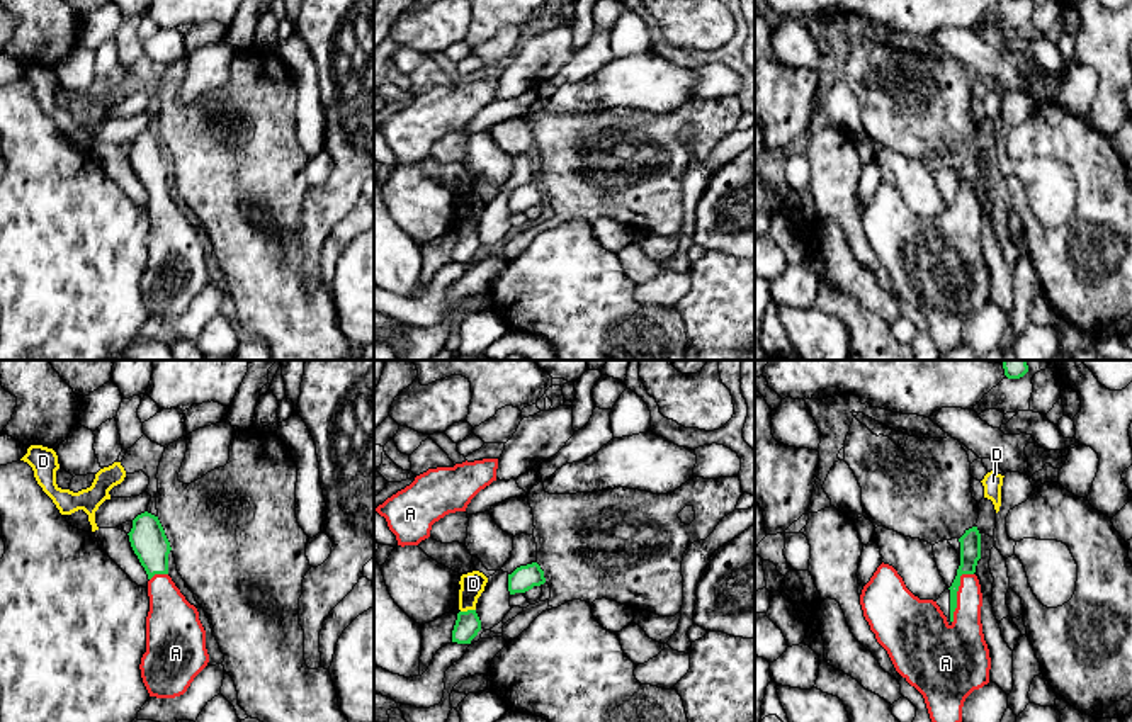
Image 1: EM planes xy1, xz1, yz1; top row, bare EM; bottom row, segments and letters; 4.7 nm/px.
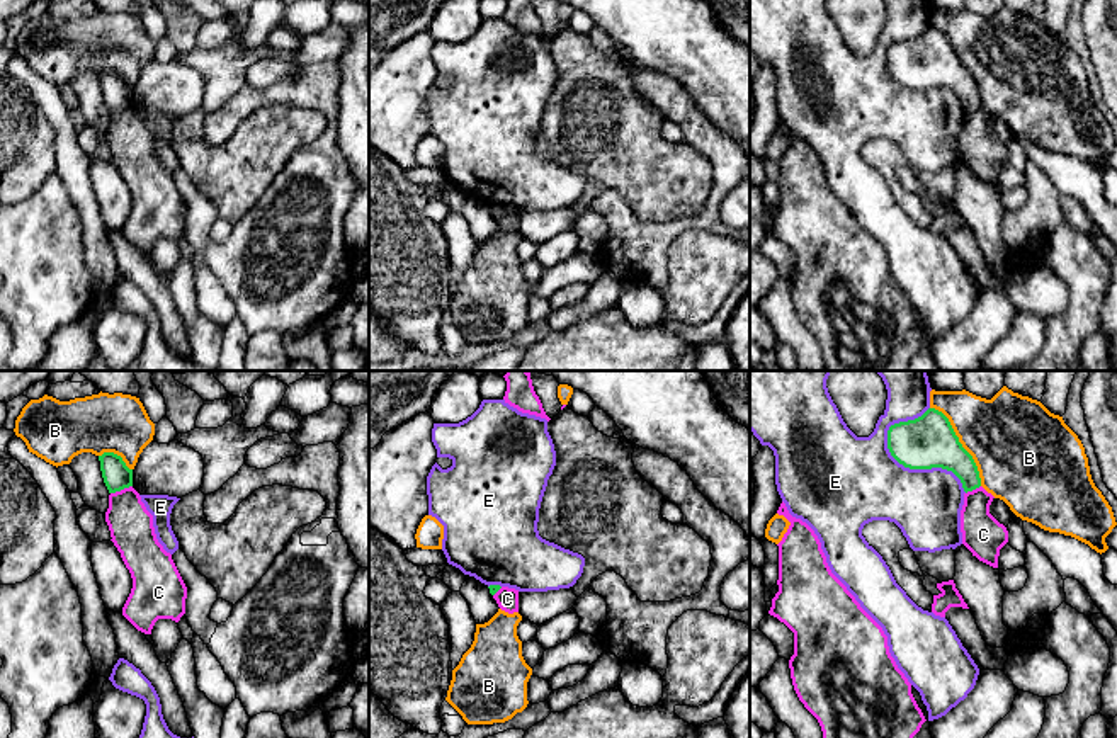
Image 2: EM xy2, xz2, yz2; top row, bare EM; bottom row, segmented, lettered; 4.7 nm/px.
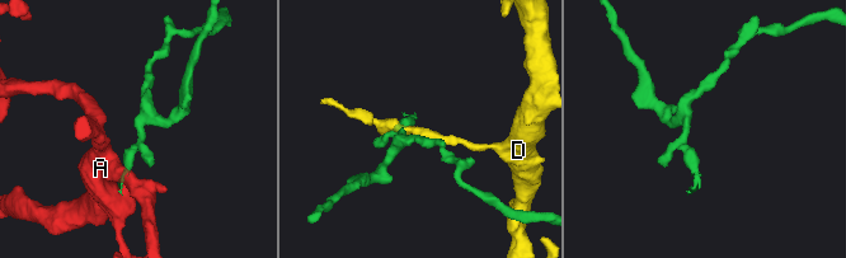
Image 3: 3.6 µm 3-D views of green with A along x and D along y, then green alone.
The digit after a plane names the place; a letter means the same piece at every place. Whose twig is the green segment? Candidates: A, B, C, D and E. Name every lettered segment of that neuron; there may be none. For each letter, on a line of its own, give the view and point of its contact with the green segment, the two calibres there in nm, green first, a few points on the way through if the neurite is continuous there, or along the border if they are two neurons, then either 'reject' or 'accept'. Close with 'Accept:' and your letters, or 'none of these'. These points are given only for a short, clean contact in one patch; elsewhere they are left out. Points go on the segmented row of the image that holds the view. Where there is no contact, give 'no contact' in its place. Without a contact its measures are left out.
A: contact yz1 (956, 593); calibres 100 and 280 nm; way yz1 (969, 542), (967, 568), (956, 593), (950, 629), (916, 629); accept
B: contact yz2 (961, 444); calibres 260 and 420 nm; reject
C: contact xy2 (121, 488); calibres 130 and 200 nm; border xy2 (131, 485), (111, 493); reject
D: contact xz1 (468, 610); calibres 120 and 110 nm; border xz1 (475, 609), (461, 612); reject
E: contact yz2 (918, 468); calibres 260 and 340 nm; reject
Accept: A

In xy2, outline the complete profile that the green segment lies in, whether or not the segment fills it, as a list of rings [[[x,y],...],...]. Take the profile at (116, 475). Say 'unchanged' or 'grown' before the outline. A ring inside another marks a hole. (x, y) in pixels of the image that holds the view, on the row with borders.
unchanged; [[[104,452],[99,456],[100,471],[109,493],[133,486],[133,469],[126,466],[121,456]]]

